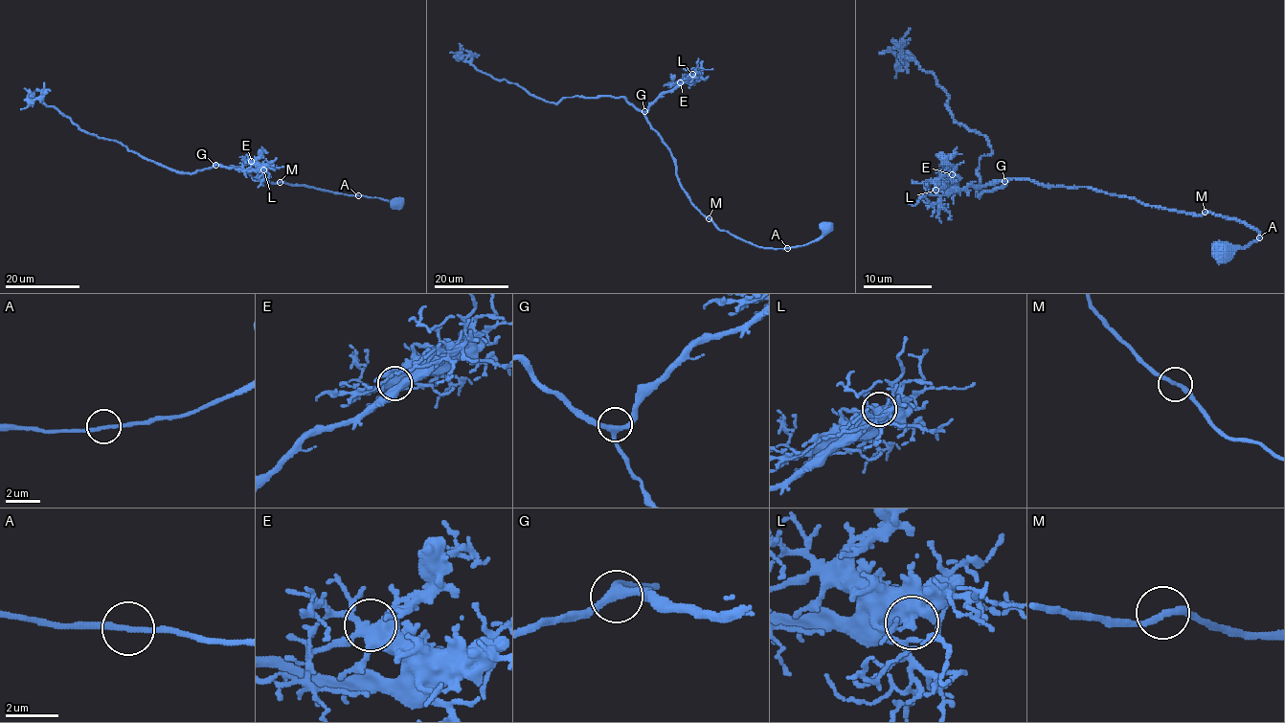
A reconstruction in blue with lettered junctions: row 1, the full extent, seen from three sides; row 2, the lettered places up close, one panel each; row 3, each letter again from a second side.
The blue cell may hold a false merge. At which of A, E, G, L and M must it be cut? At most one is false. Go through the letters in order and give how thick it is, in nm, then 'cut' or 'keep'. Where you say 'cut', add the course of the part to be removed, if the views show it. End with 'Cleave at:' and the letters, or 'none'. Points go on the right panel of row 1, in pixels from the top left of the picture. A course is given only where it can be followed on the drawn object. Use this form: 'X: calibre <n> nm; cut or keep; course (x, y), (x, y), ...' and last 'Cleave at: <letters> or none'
A: calibre 200 nm; keep
E: calibre 420 nm; keep
G: calibre 280 nm; keep
L: calibre 460 nm; keep
M: calibre 240 nm; keep
Cleave at: none

